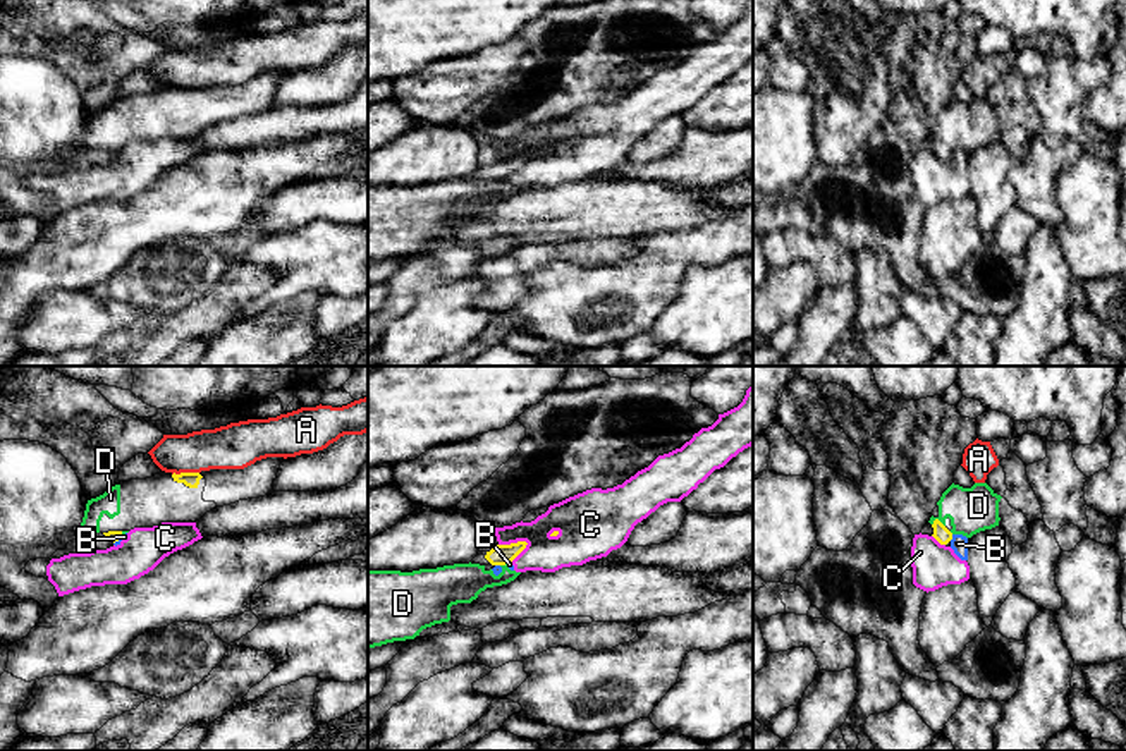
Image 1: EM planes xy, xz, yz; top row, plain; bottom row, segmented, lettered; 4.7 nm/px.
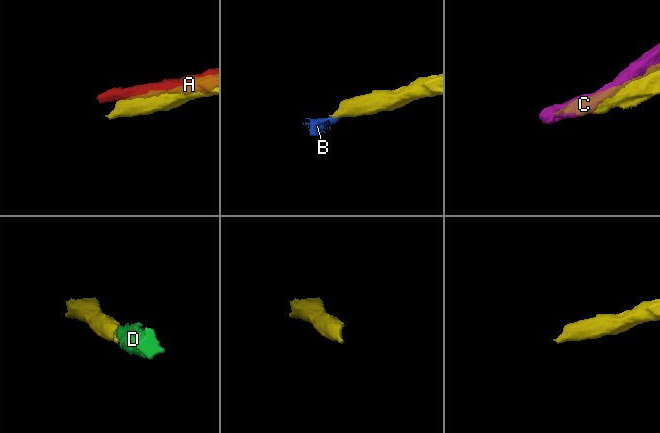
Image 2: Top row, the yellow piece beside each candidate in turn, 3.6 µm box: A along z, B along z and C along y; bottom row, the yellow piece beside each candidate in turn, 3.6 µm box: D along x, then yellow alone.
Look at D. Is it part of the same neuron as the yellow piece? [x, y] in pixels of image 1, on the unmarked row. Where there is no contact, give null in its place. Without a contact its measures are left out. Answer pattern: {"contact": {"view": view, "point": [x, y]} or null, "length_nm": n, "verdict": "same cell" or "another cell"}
{"contact": {"view": "yz", "point": [939, 136]}, "length_nm": 70, "verdict": "same cell"}

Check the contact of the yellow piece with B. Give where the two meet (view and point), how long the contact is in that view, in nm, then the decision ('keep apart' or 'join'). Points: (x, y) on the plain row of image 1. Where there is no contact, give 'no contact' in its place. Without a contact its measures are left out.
contact yz (951, 153); length 40 nm; keep apart

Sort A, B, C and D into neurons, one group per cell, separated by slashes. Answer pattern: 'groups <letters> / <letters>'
groups A / B C / D

